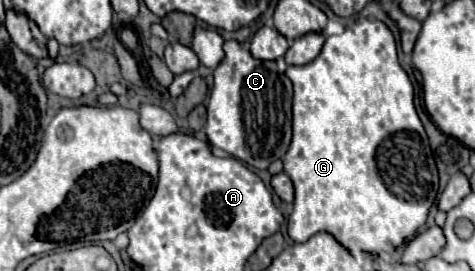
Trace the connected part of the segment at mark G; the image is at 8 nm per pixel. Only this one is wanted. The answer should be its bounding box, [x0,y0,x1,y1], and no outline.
[283,17,439,255]

